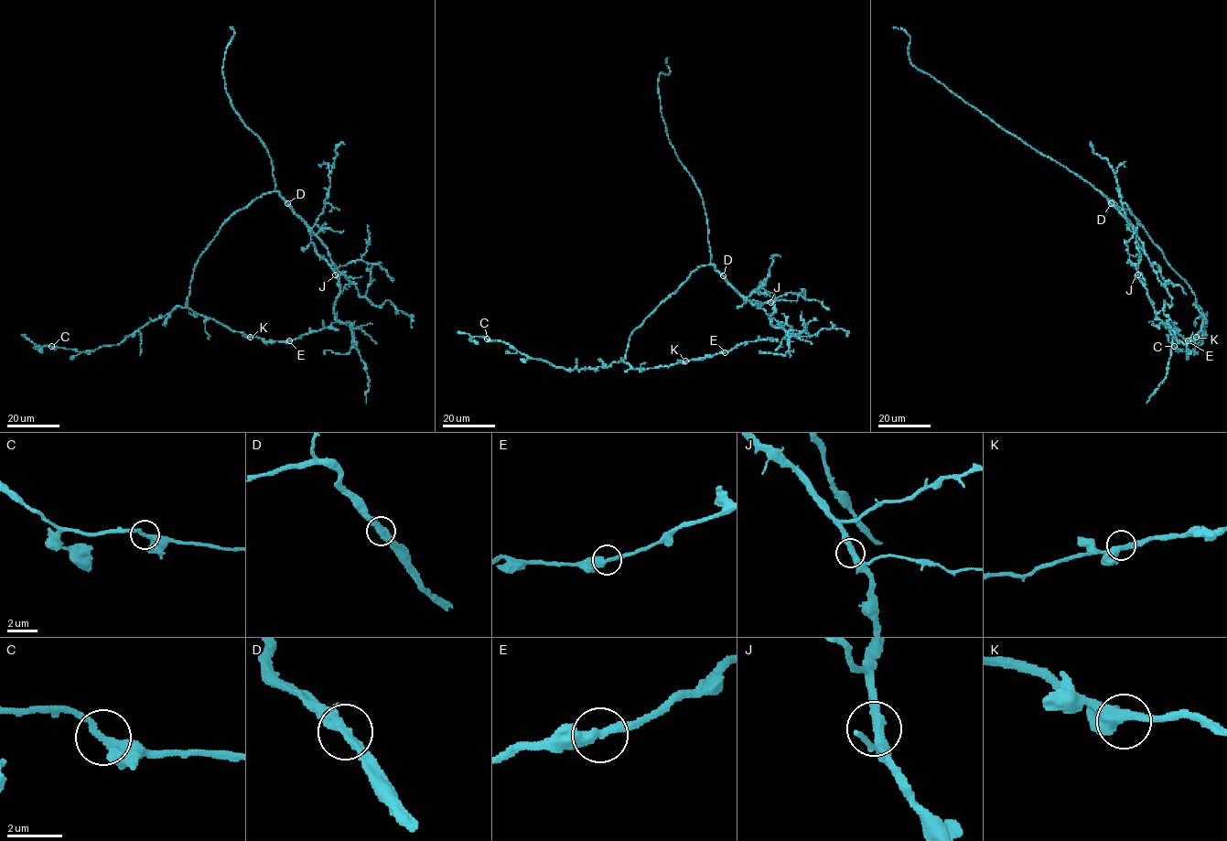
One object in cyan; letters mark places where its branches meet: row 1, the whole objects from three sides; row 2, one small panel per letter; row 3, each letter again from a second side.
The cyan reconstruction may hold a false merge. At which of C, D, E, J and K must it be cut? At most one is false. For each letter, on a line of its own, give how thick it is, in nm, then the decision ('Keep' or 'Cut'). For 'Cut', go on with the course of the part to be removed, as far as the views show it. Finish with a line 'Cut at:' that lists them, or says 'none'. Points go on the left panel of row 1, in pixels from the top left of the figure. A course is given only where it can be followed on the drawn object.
C: Thickness 300 nm. Keep
D: Thickness 360 nm. Keep
E: Thickness 360 nm. Keep
J: Thickness 360 nm. Keep
K: Thickness 400 nm. Keep
Cut at: none

